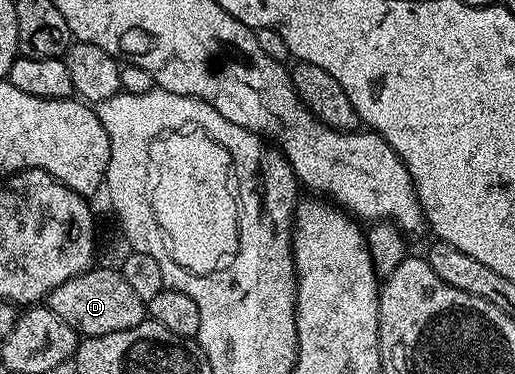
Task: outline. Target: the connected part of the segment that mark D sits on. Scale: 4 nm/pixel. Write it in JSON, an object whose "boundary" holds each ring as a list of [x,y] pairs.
{"boundary":[[[92,267],[86,273],[79,273],[73,279],[61,283],[45,298],[46,308],[57,315],[57,319],[65,319],[69,327],[73,327],[80,338],[100,337],[113,331],[125,331],[129,327],[137,327],[145,320],[145,303],[125,283],[122,272],[115,269],[99,269]]]}

